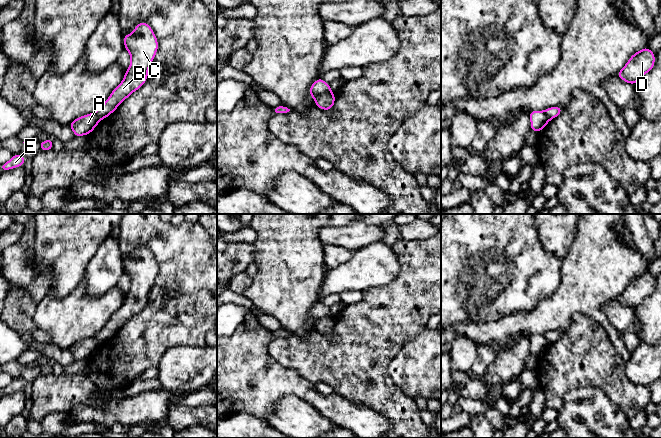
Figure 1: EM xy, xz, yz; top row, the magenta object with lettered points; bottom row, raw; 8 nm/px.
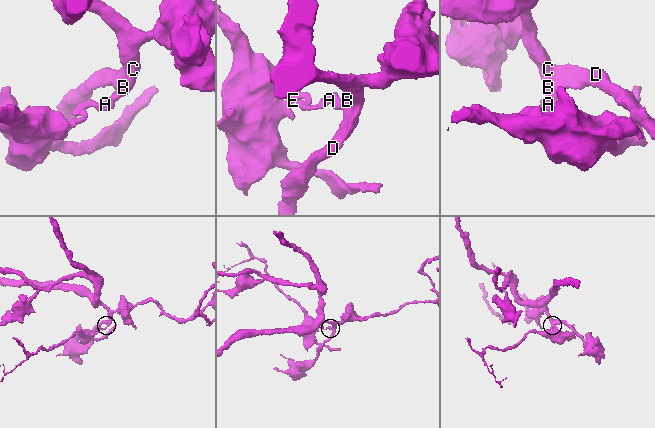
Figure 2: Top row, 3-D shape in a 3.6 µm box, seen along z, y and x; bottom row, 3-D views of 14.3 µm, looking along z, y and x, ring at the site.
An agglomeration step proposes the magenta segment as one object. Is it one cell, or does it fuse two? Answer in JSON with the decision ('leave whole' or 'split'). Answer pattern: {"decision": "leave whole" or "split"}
{"decision": "split"}

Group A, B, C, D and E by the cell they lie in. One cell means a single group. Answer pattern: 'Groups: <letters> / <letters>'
Groups: A E / B C D

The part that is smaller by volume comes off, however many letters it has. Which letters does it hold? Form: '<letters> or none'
A, E

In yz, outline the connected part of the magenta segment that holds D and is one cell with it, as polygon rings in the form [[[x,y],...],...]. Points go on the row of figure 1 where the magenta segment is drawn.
[[[645,47],[634,53],[616,75],[624,82],[635,85],[654,65],[655,53]]]

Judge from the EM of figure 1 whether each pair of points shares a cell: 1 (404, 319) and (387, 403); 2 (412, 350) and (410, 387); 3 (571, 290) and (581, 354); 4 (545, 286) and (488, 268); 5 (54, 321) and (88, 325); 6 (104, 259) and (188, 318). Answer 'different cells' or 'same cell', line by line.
1: same cell
2: same cell
3: different cells
4: same cell
5: same cell
6: different cells

